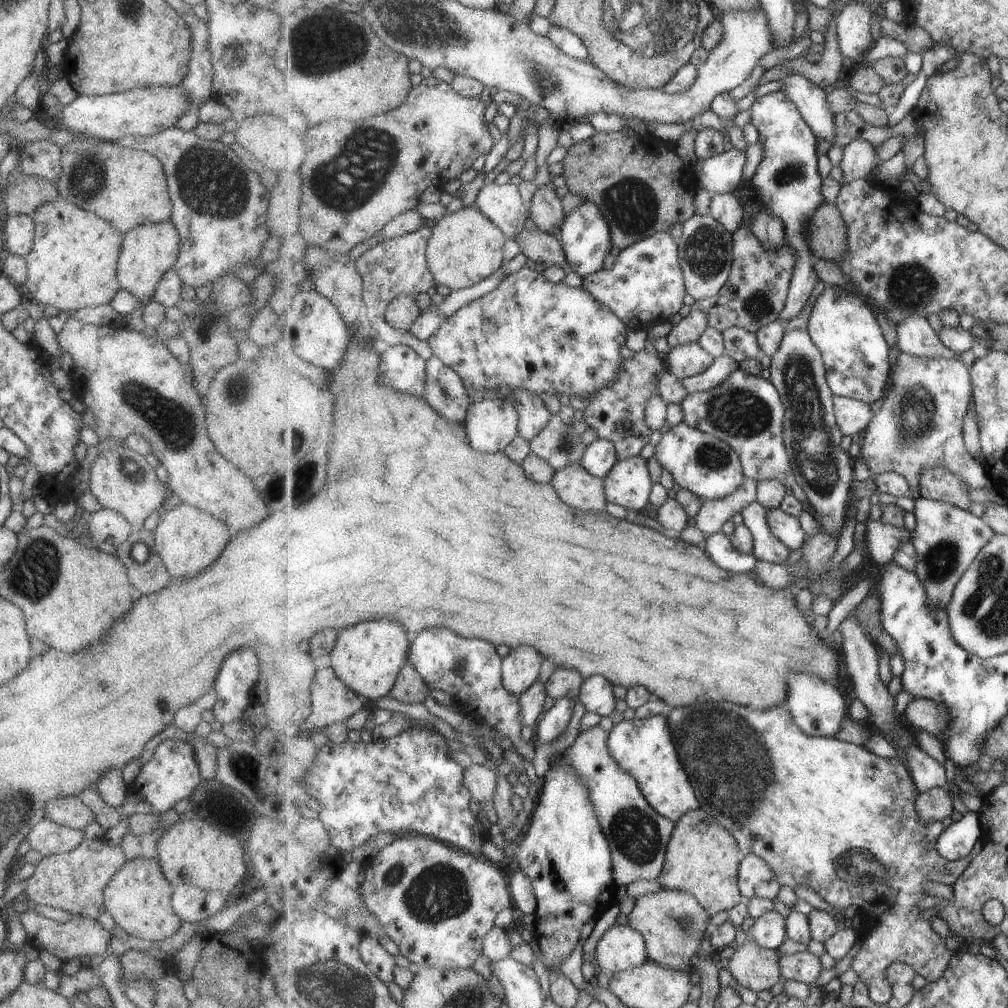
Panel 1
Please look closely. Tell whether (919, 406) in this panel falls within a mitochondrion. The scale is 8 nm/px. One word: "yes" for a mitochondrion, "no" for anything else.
yes

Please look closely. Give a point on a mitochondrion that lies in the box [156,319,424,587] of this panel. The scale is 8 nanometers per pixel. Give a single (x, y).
(301, 485)

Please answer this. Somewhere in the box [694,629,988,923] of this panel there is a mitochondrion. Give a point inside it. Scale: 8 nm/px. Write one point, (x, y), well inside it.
(857, 867)

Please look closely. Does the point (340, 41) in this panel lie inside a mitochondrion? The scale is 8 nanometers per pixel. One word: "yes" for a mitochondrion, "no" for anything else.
yes

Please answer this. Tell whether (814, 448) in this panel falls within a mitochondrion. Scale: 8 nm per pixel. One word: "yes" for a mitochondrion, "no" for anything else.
yes

